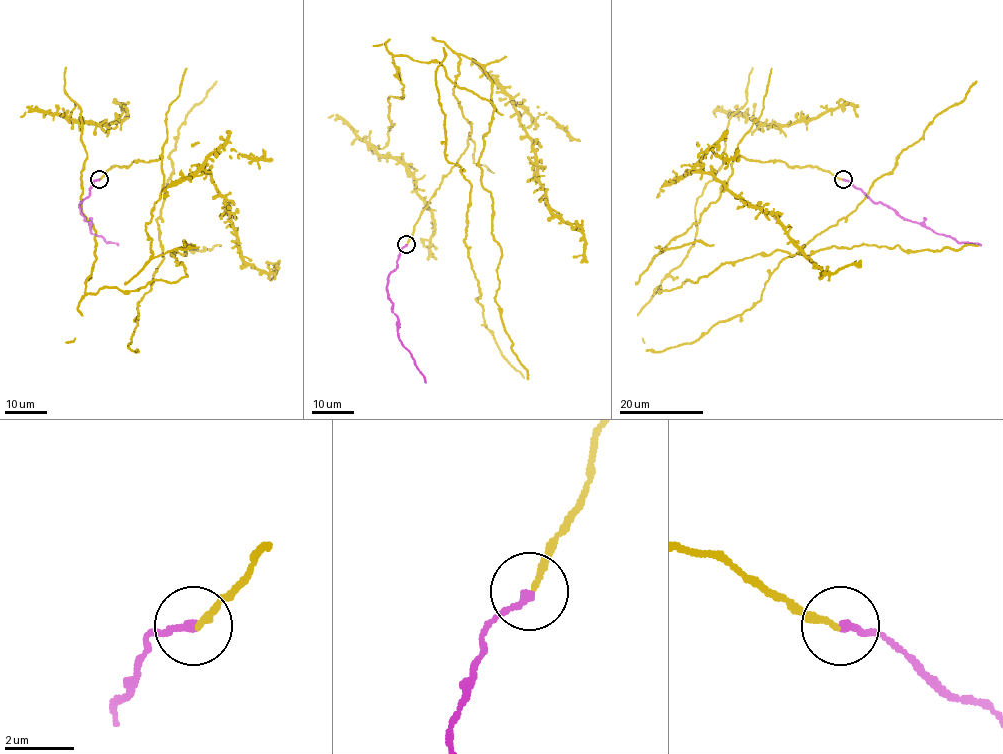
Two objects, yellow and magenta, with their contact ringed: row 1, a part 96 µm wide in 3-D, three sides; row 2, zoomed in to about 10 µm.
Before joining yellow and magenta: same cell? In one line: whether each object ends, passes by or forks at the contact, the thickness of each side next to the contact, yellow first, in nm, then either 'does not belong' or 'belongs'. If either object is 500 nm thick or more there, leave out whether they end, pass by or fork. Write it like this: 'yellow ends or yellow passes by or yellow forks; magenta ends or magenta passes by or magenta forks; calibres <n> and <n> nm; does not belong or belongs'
yellow ends; magenta ends; calibres 200 and 240 nm; belongs

